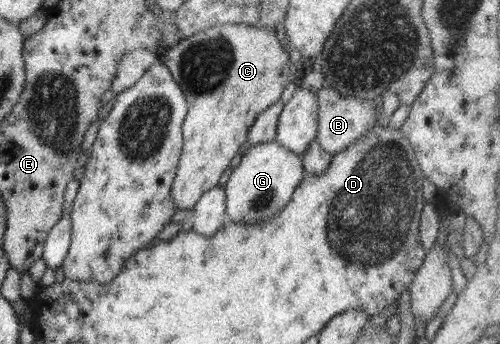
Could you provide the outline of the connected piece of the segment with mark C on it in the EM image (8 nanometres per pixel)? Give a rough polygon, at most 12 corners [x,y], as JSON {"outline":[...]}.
{"outline":[[221,24],[161,61],[188,100],[171,186],[190,212],[294,80],[268,28]]}

